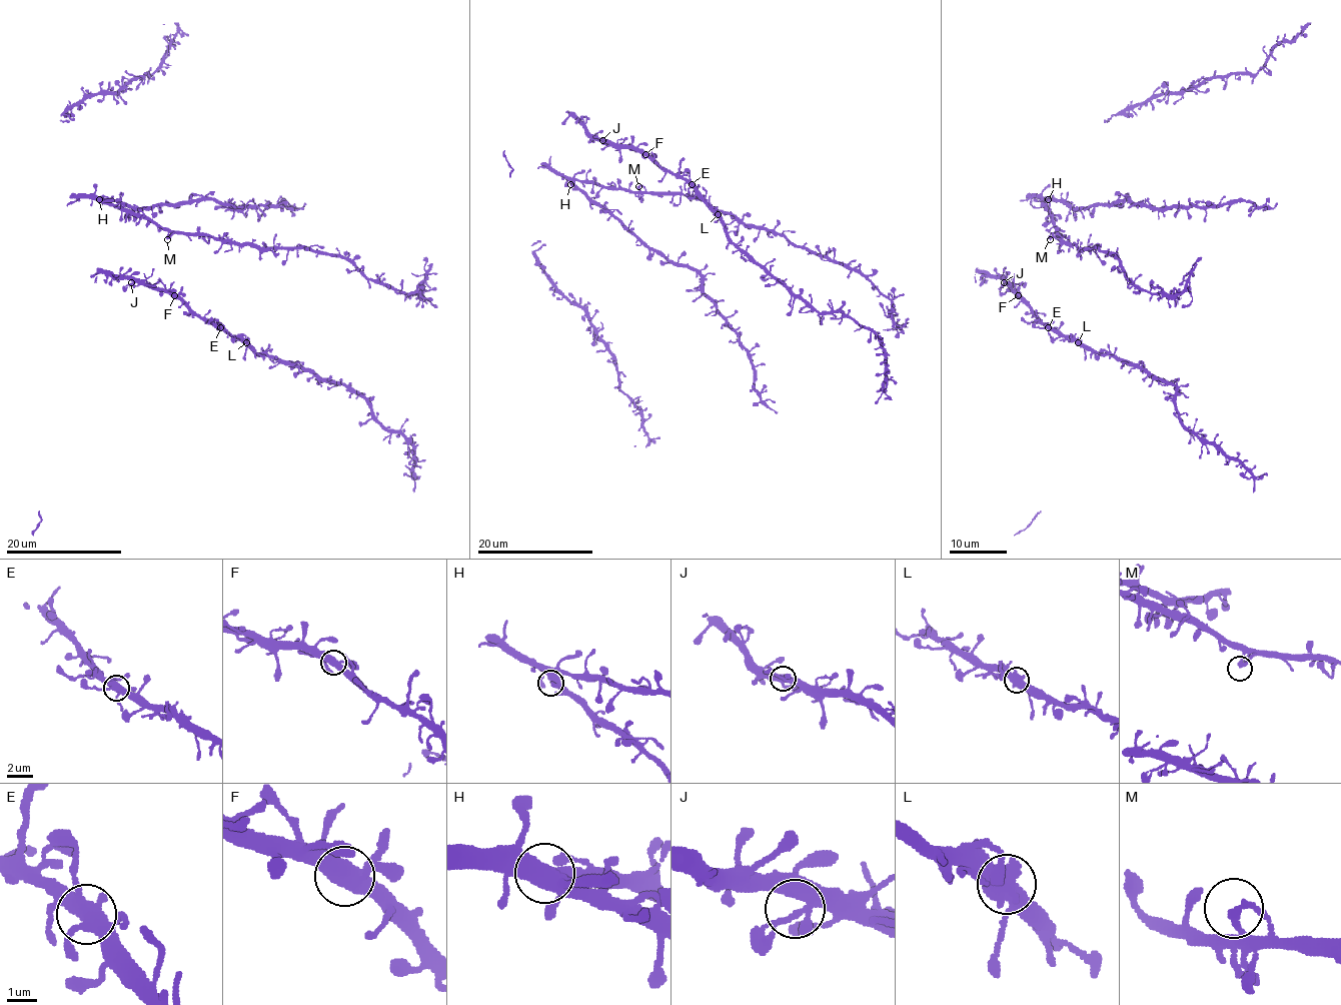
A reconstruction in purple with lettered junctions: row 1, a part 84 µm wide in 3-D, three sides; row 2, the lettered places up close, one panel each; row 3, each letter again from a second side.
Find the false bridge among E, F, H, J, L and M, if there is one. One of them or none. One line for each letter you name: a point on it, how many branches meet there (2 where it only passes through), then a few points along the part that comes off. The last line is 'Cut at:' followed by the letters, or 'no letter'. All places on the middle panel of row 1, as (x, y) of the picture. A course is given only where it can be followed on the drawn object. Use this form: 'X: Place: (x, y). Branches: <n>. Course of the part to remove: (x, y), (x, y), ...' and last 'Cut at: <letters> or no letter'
Cut at: no letter

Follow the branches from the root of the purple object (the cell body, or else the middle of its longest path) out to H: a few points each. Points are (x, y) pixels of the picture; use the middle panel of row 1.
H: (638, 186), (638, 191), (626, 191), (590, 181), (574, 180), (570, 184)

